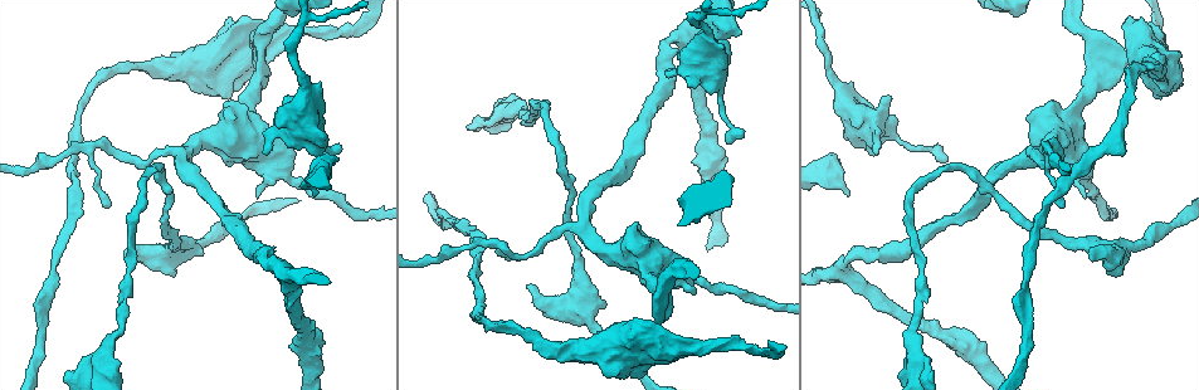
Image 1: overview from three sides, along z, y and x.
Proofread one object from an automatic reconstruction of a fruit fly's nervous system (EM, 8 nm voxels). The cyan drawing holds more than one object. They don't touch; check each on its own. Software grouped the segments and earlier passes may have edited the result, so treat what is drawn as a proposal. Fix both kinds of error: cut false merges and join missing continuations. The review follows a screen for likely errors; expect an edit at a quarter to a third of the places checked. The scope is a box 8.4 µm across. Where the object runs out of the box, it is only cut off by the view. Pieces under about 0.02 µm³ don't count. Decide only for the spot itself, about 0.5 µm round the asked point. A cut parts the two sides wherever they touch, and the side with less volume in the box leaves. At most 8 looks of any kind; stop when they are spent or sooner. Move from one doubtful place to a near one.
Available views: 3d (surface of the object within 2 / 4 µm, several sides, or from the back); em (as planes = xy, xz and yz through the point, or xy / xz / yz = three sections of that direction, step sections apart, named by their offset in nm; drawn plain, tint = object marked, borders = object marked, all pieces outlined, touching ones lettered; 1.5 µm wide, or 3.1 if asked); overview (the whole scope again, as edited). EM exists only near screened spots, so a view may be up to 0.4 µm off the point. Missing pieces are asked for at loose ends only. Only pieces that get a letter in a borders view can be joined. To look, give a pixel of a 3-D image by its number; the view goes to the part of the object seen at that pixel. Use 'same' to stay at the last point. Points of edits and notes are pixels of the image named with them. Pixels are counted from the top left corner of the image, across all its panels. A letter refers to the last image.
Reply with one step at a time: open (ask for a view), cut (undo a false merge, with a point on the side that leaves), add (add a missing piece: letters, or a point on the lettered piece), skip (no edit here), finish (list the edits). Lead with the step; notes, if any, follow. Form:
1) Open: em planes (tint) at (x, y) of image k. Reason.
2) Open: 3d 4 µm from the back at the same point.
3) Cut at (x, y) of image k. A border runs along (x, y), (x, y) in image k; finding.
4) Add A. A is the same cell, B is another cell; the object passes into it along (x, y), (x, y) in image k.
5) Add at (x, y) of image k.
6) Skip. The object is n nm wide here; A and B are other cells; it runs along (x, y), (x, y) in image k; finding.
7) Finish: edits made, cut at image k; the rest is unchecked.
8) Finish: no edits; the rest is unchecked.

Open: em xy step 4 (borders) at (173, 240) of image 1. Calibre changes.

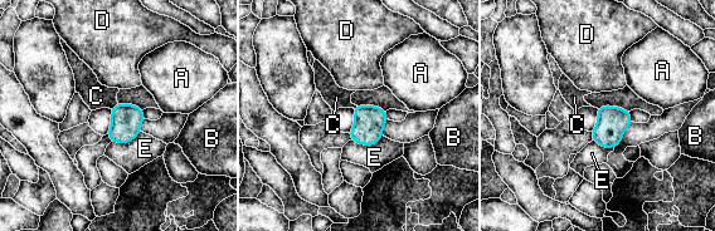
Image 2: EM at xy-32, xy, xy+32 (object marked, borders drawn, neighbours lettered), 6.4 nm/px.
Skip. A, B, C, D and E are other cells; a border runs along (117, 103), (110, 108) in image 2; continuous, no second neuron.

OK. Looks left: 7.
Open: 3d 2 µm at (729, 144) of image 1. Branch stops here.

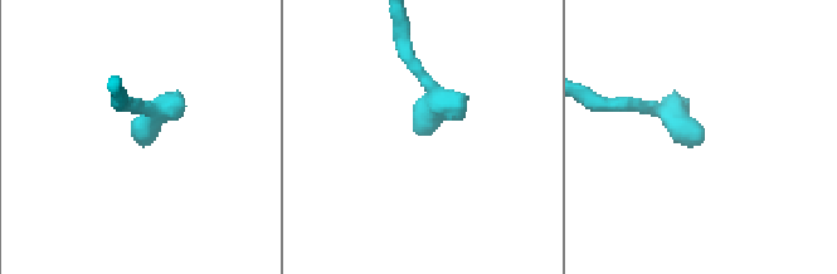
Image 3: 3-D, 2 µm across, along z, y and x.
Open: em planes (borders) at (700, 139) of image 3.

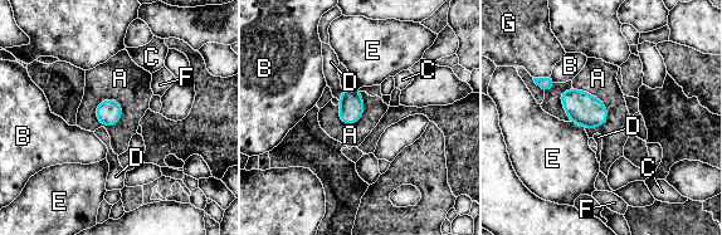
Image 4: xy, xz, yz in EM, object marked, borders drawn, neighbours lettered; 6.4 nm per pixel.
Skip. The object is 160 nm wide here; A, B, C, D, E, F and G are other cells; a border runs along (105, 98), (96, 117), (112, 127) in image 4; no lettered piece goes on from it.

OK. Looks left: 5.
Open: em planes (borders) at (471, 127) of image 1. An open end.

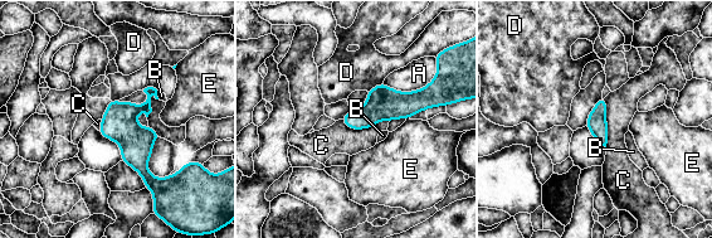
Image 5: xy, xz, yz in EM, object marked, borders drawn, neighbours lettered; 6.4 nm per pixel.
Skip. A, B, C, D and E are other cells; no lettered piece goes on from it.

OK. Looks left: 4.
Finish: no edits; the rest is unchecked.

